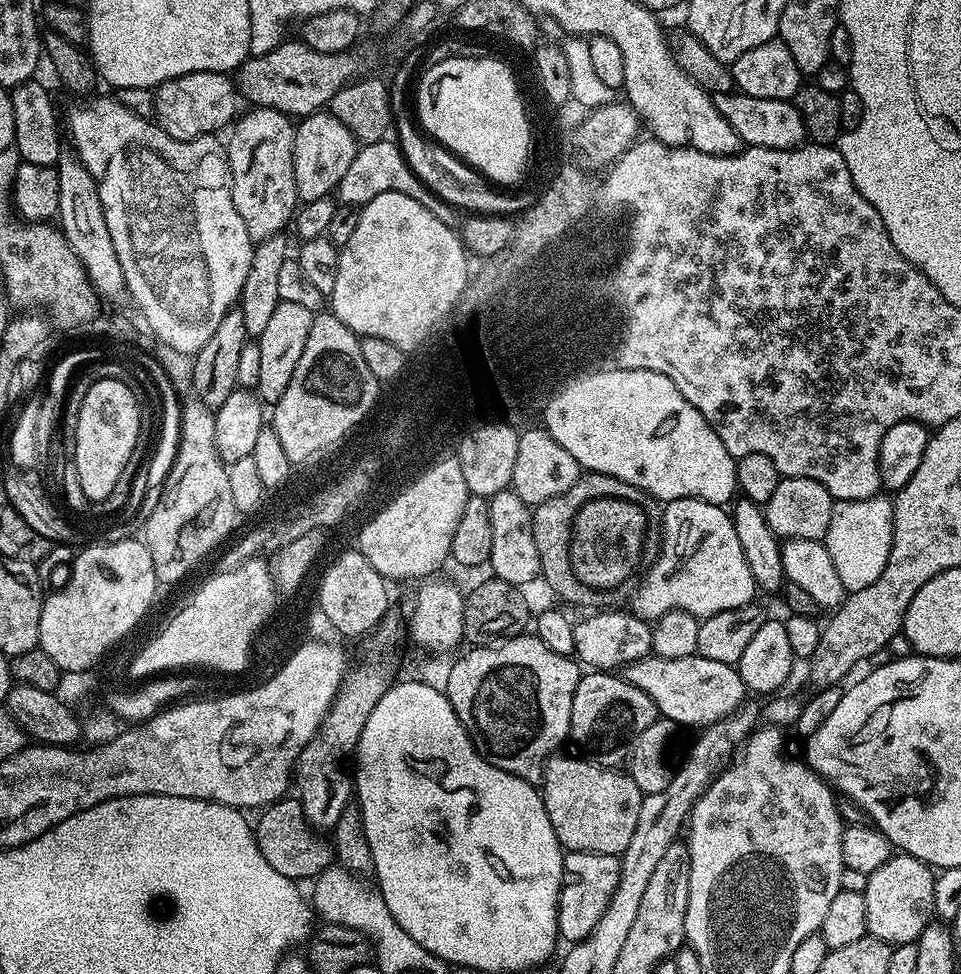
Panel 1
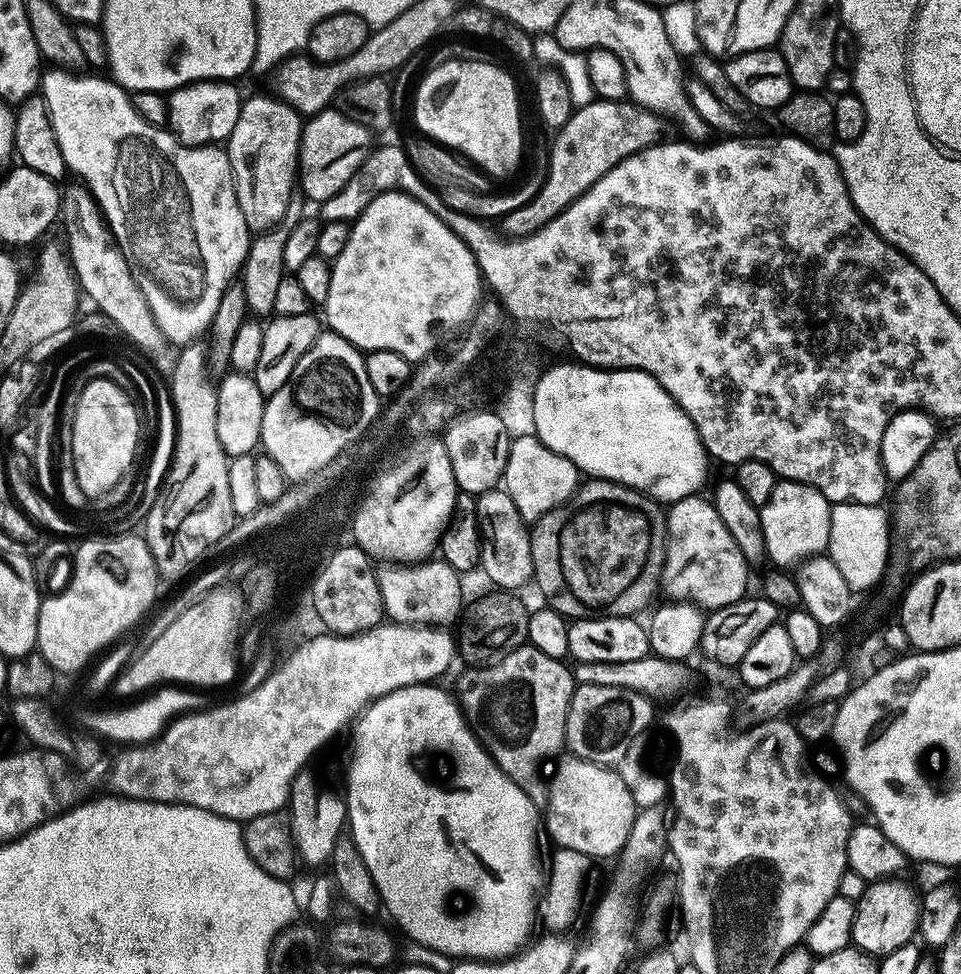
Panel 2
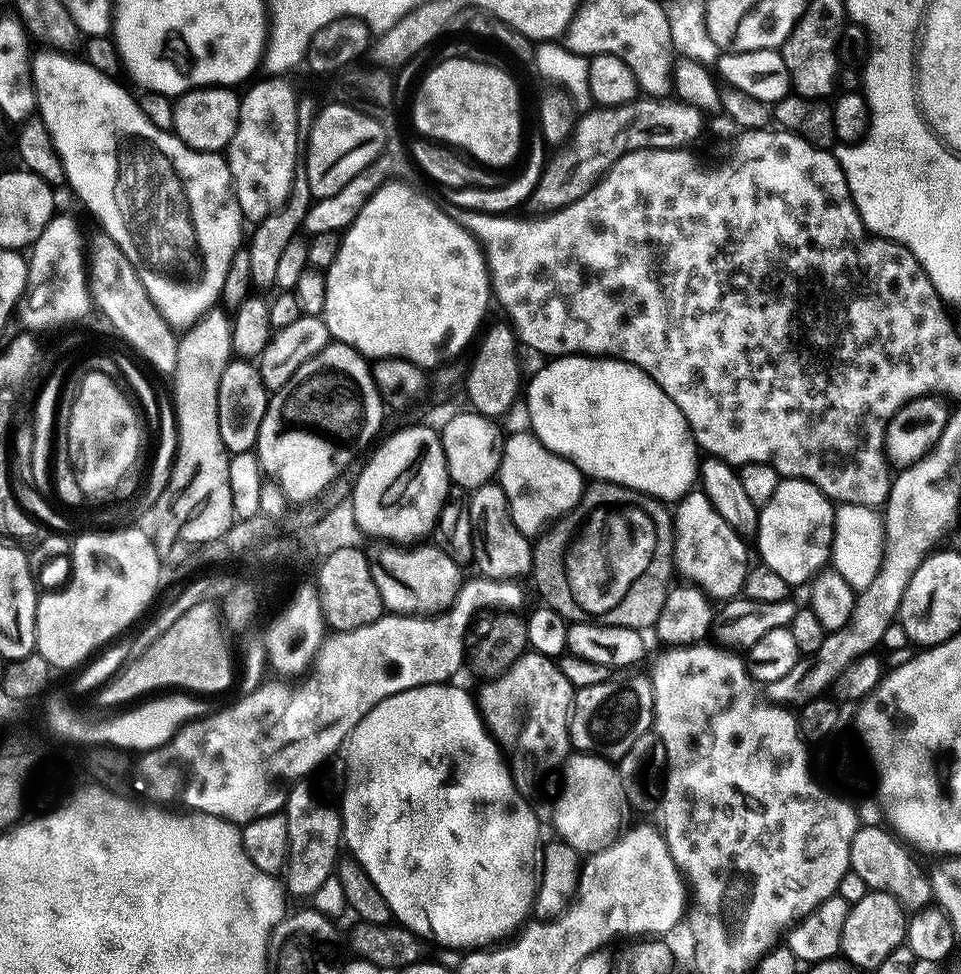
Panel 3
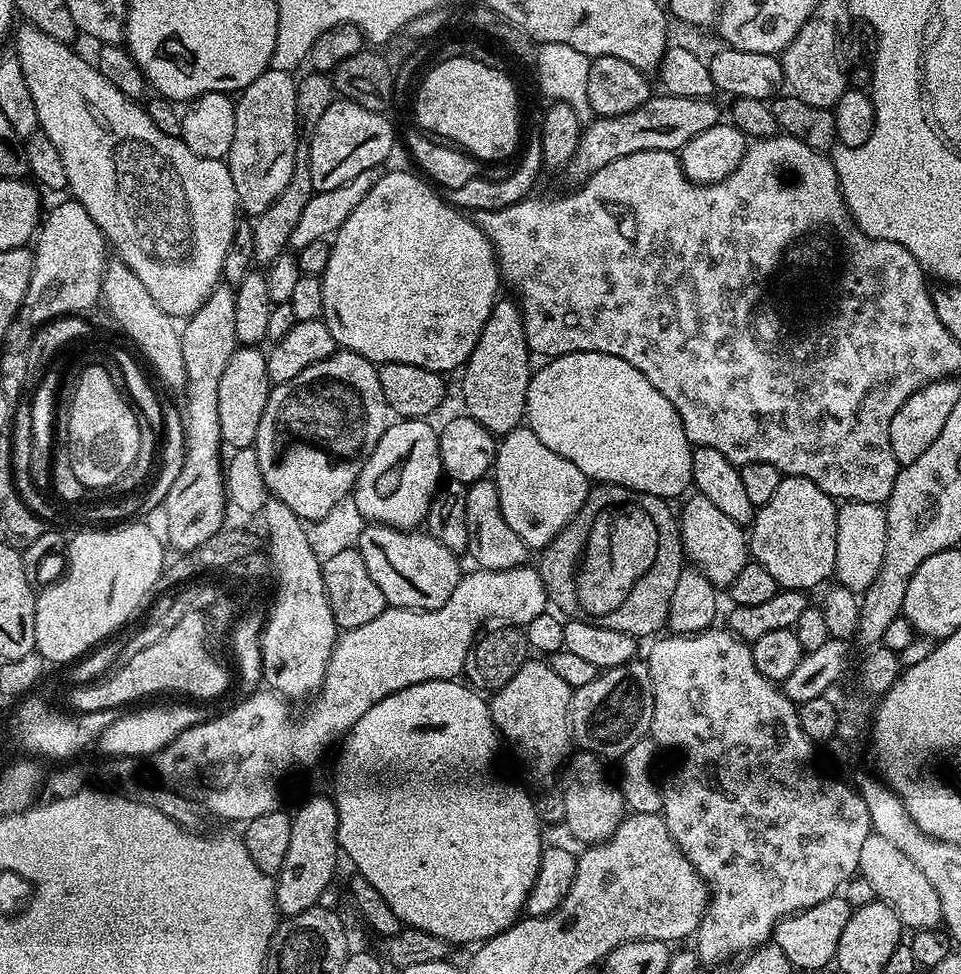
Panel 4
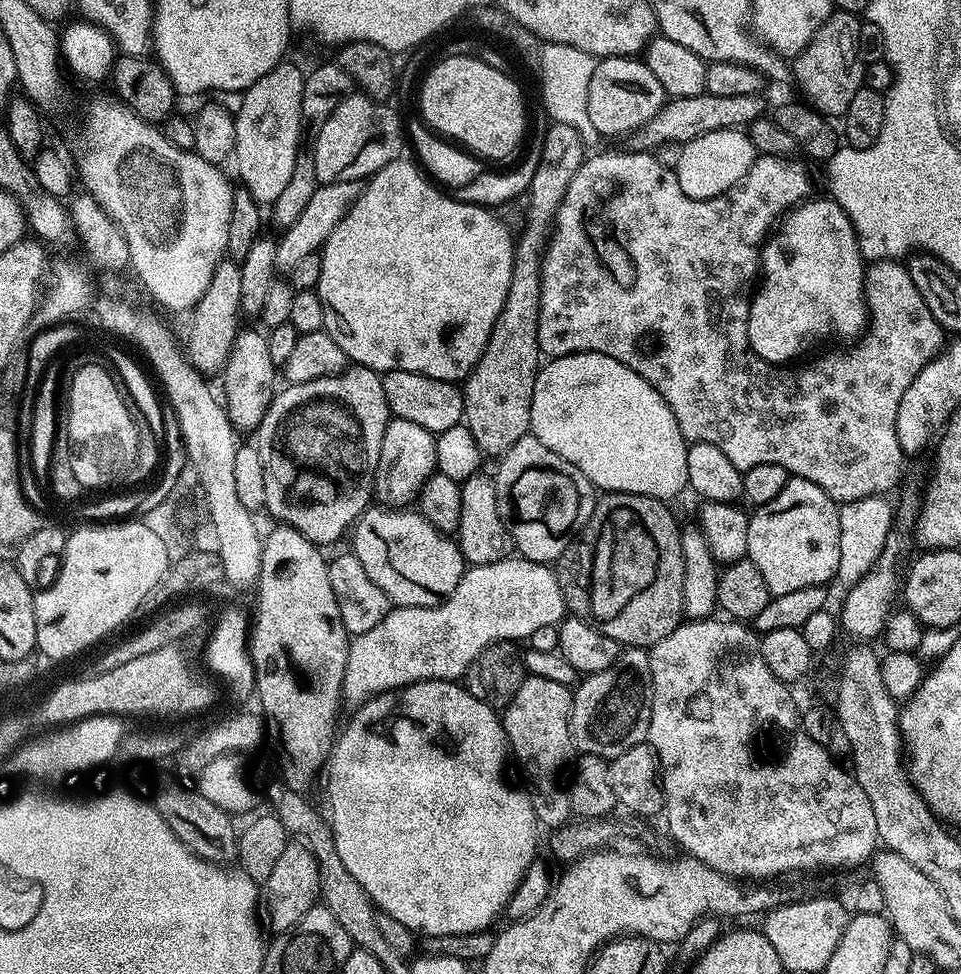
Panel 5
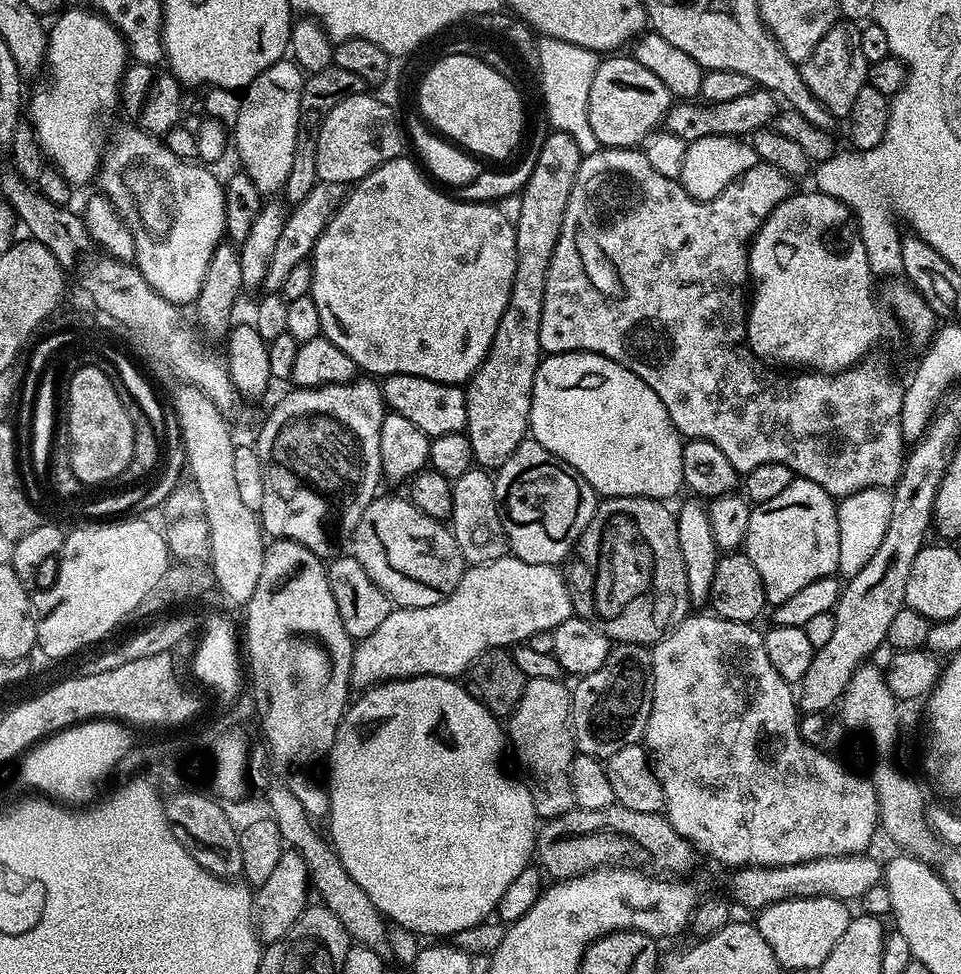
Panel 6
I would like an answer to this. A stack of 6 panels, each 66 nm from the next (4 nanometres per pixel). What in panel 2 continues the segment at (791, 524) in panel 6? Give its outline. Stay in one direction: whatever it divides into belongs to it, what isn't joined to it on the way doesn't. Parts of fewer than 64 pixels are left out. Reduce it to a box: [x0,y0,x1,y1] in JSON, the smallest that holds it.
[759,479,832,566]

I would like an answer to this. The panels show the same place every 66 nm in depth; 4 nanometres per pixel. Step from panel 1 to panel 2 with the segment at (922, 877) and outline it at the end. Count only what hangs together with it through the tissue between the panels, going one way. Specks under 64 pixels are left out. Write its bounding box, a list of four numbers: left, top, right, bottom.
[852,878,921,958]

